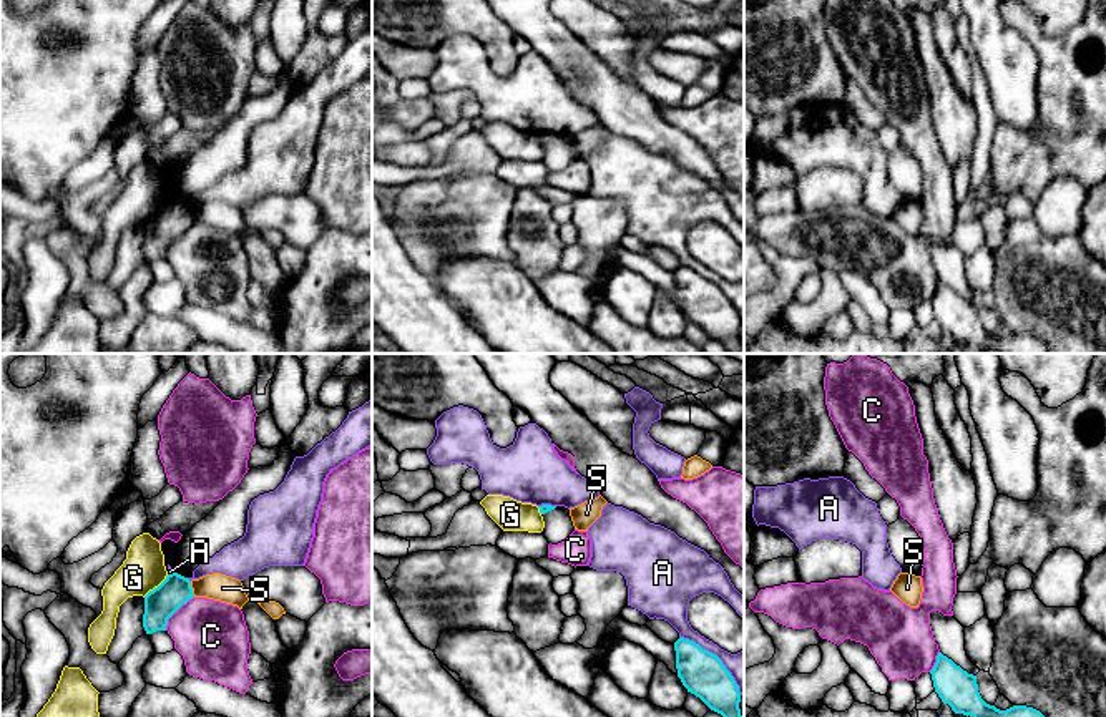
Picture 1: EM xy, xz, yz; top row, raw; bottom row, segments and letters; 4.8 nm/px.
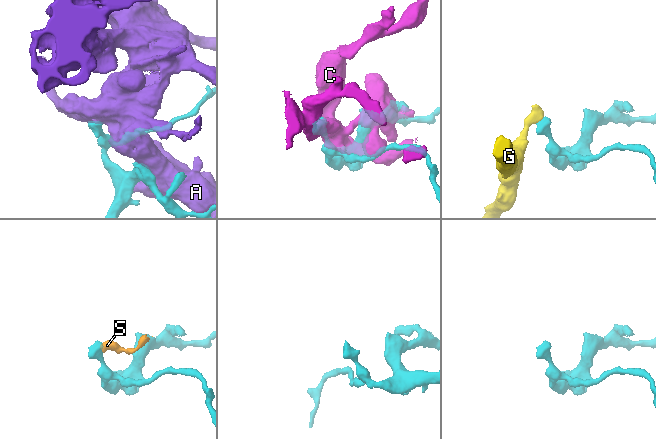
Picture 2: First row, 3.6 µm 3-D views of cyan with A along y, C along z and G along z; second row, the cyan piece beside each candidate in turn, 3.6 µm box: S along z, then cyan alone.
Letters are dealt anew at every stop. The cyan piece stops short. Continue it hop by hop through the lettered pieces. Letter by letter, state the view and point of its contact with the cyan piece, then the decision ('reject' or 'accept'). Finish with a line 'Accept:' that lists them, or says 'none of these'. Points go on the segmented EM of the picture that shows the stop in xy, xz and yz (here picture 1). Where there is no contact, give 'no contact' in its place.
A: meets cyan in xz at (718, 658); reject
C: meets cyan in xy at (175, 611); reject
G: meets cyan in xy at (155, 588); reject
S: meets cyan in xy at (191, 590); reject
Accept: none of these

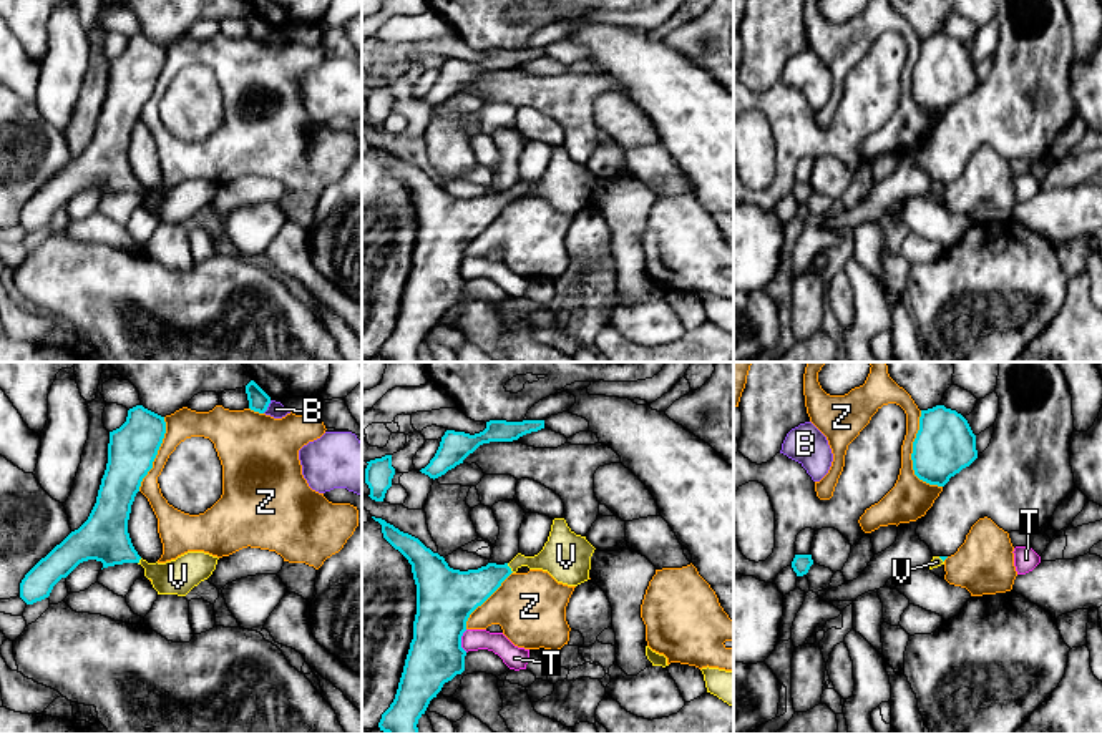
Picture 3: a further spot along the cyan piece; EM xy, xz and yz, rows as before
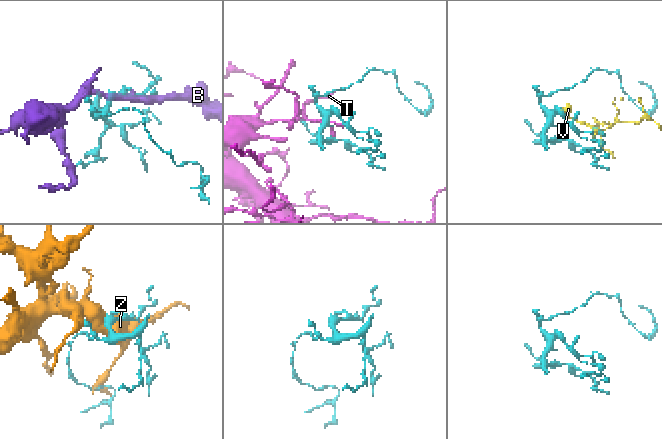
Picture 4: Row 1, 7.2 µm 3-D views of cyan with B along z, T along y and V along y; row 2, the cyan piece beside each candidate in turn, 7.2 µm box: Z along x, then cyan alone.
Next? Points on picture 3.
B: meets cyan in xy at (268, 406); reject
T: meets cyan in xz at (460, 641); reject
V: meets cyan in xz at (510, 568); accept
Z: meets cyan in yz at (911, 455); reject
Accept: V

